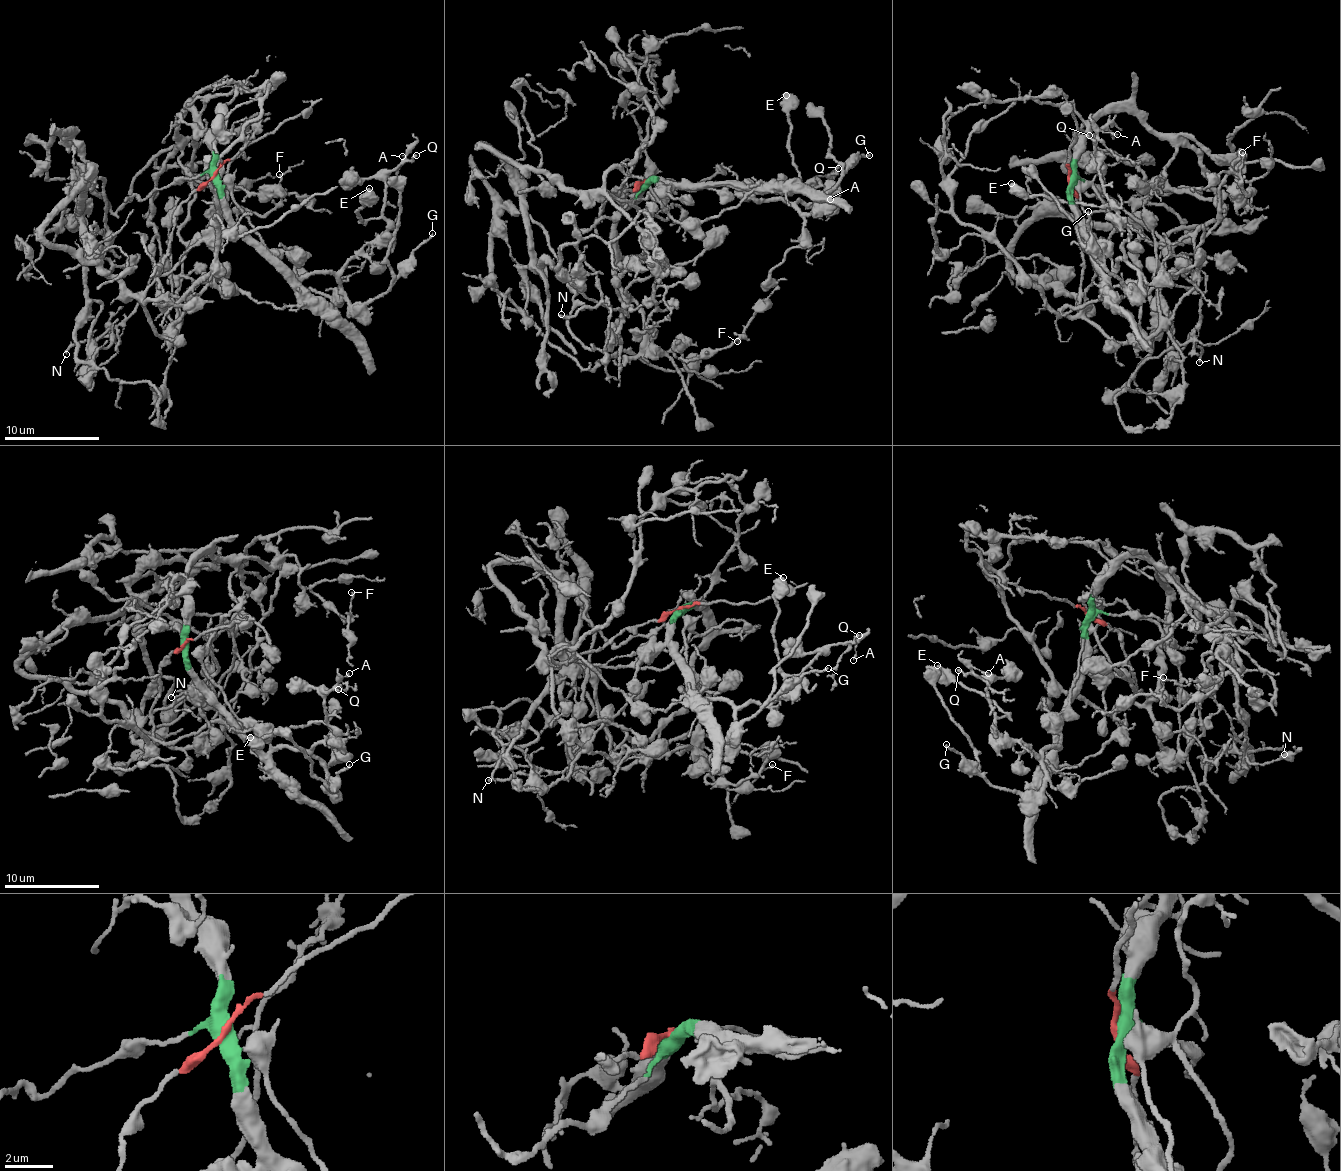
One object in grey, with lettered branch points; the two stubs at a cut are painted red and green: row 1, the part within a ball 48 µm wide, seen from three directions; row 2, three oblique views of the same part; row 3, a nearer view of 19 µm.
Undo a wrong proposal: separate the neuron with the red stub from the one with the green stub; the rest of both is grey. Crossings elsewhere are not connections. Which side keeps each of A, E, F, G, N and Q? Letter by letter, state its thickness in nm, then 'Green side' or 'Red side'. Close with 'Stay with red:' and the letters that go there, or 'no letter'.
A: Thickness 130 nm. Green side
E: Thickness 600 nm. Green side
F: Thickness 180 nm. Green side
G: Thickness 170 nm. Green side
N: Thickness 200 nm. Red side
Q: Thickness 180 nm. Green side
Stay with red: N

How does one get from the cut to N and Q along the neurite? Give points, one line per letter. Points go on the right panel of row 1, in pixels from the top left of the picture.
N: (1069, 182), (1083, 307), (1012, 271), (1041, 217), (1131, 227), (1152, 313), (1134, 374), (1190, 341), (1199, 363)
Q: (1069, 182), (1071, 212), (1080, 222), (1093, 263), (1110, 274), (1123, 257), (1130, 233), (1108, 197), (1088, 134)

